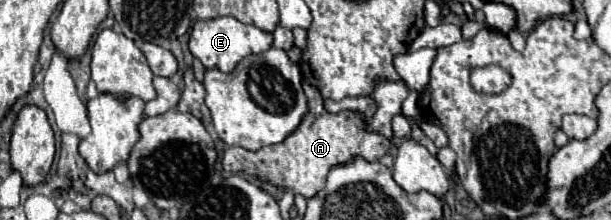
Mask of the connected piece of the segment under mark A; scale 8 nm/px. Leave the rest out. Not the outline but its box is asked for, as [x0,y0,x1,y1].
[221,81,391,199]

